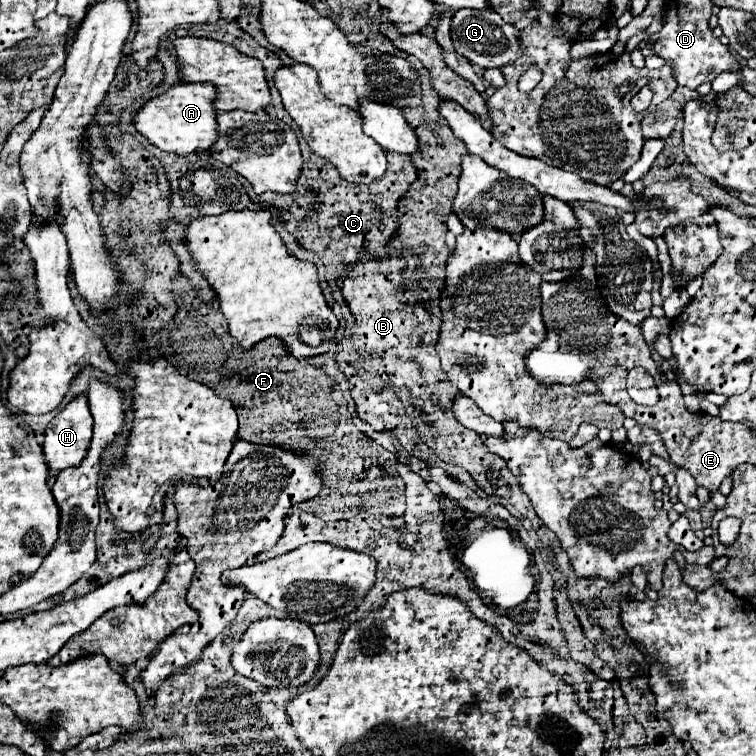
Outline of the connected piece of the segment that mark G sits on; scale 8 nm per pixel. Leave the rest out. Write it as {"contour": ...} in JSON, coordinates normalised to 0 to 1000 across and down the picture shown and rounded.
{"contour":[[[647,11],[604,13],[597,24],[597,53],[610,74],[636,90],[663,90],[665,85],[676,85],[676,79],[692,71],[687,63],[687,40],[679,32],[665,29],[665,24]]]}

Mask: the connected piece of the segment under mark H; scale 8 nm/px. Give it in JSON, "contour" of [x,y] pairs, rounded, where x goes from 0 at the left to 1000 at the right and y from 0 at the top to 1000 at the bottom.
{"contour":[[[104,524],[94,534],[89,534],[89,540],[83,545],[78,545],[73,550],[73,556],[67,556],[67,561],[62,563],[57,601],[60,601],[60,611],[65,616],[65,632],[73,632],[81,622],[86,622],[91,616],[104,616],[118,595],[120,577],[123,577],[123,550],[118,545],[115,524]]]}

